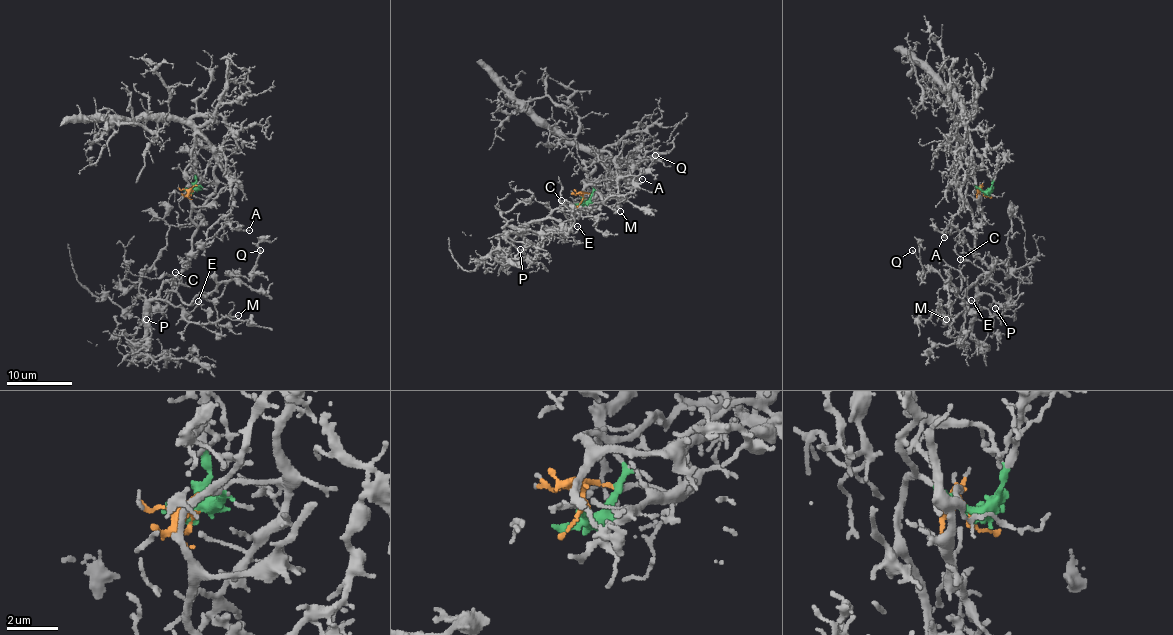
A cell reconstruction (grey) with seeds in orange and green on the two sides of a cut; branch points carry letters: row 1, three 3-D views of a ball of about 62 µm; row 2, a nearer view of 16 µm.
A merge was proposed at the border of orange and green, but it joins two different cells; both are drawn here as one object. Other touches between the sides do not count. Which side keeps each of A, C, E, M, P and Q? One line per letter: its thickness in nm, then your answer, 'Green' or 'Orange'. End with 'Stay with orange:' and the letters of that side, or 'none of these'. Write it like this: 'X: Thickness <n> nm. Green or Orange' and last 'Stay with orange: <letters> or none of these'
A: Thickness 110 nm. Green
C: Thickness 120 nm. Green
E: Thickness 110 nm. Green
M: Thickness 200 nm. Green
P: Thickness 140 nm. Green
Q: Thickness 160 nm. Green
Stay with orange: none of these

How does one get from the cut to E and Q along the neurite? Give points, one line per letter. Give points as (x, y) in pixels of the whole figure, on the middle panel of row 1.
E: (584, 200), (593, 192), (583, 180), (585, 201), (568, 229), (540, 222), (577, 227)
Q: (584, 200), (593, 192), (583, 180), (585, 201), (568, 229), (541, 226), (556, 208), (601, 206), (656, 154)

